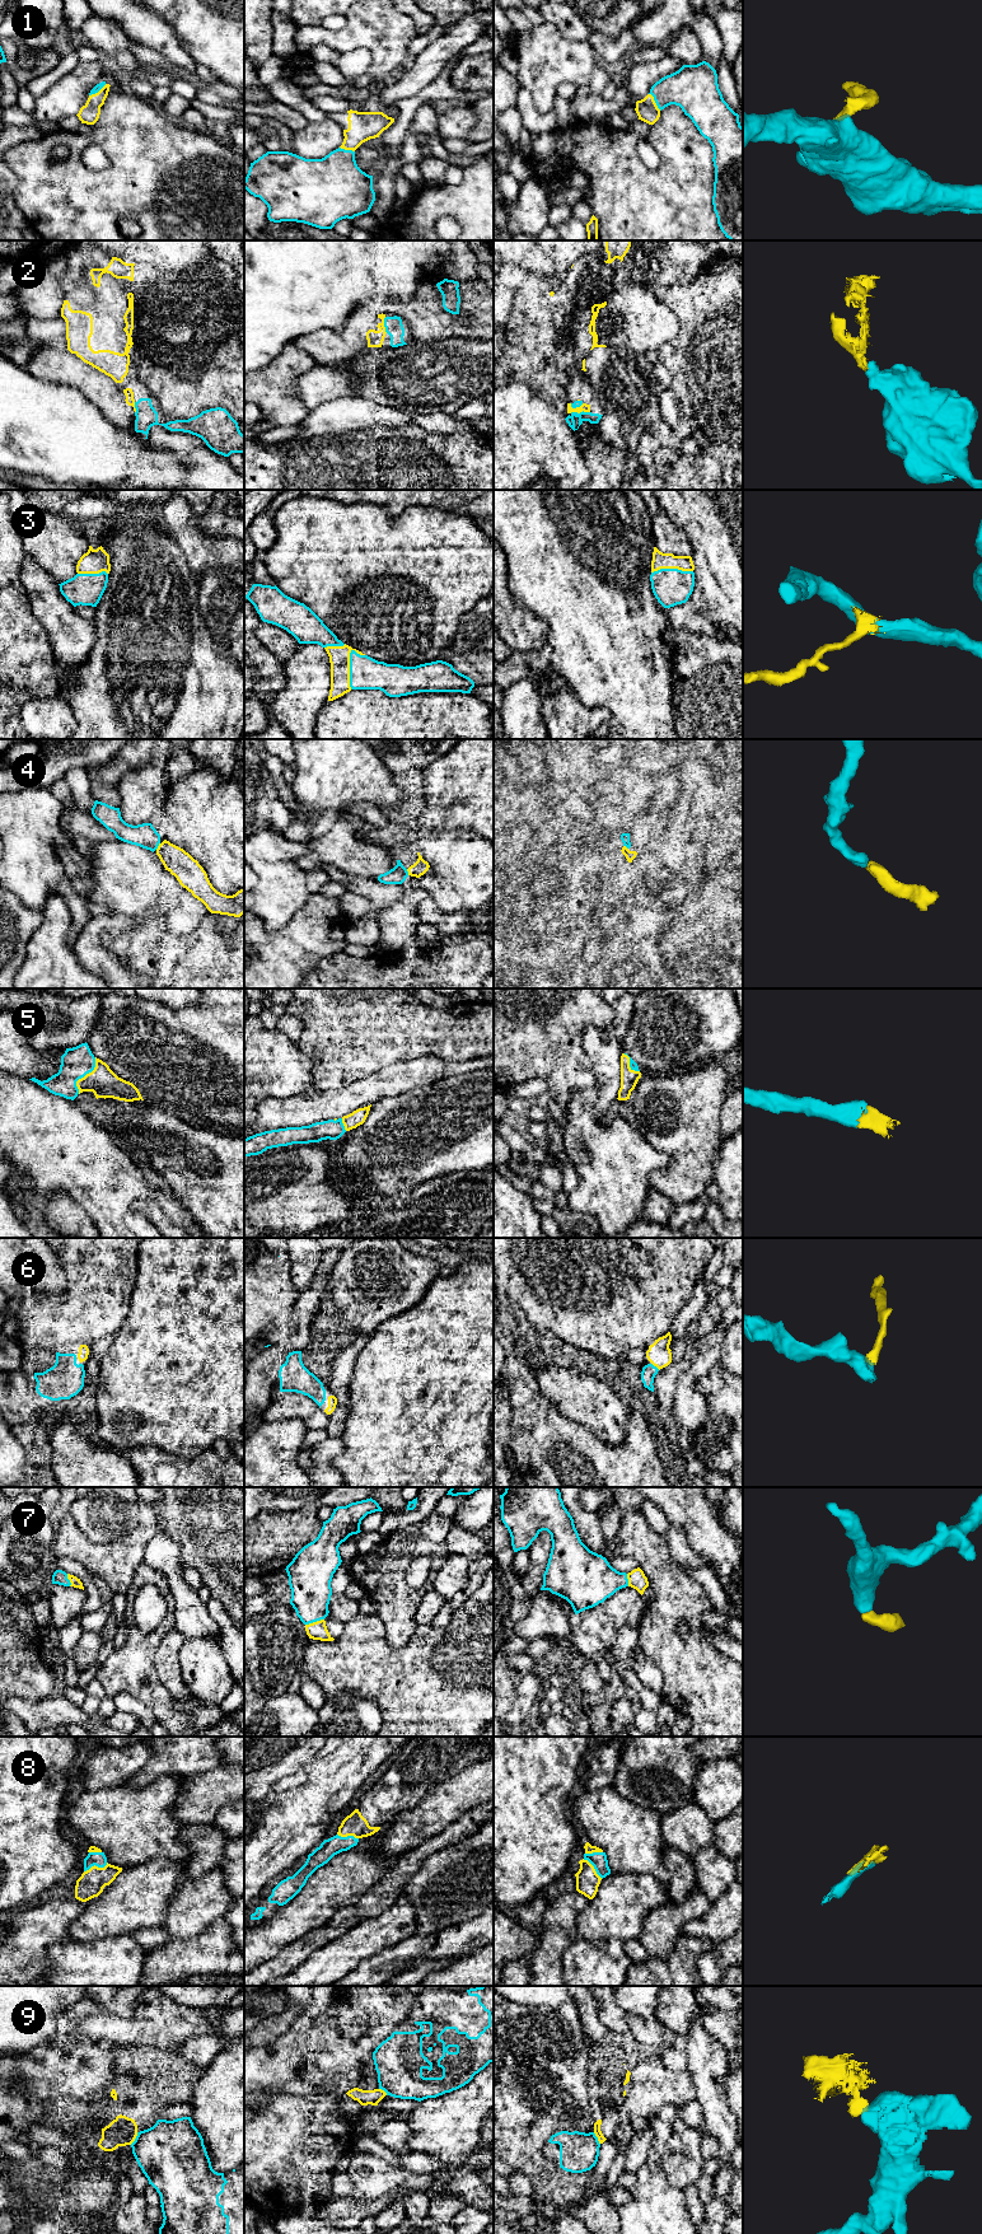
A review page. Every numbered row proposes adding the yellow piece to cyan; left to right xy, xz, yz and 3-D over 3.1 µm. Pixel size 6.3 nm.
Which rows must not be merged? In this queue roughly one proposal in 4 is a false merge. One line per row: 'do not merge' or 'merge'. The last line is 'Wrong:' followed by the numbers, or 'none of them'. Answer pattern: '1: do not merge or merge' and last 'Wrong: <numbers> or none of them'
1: merge
2: merge
3: merge
4: merge
5: merge
6: merge
7: merge
8: merge
9: do not merge
Wrong: 9

